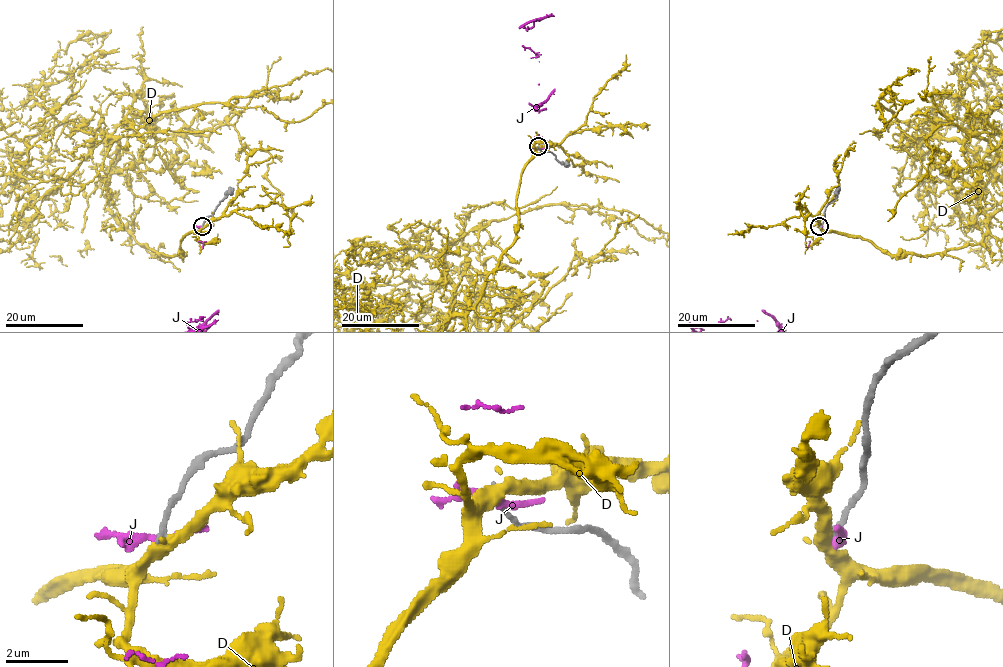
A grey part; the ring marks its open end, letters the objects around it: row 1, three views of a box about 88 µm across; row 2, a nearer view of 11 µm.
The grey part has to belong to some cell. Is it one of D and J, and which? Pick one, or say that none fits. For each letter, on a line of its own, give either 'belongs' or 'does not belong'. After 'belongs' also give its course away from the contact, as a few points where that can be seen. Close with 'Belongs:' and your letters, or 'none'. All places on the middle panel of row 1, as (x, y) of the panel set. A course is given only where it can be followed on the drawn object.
D: does not belong
J: does not belong
Belongs: none

